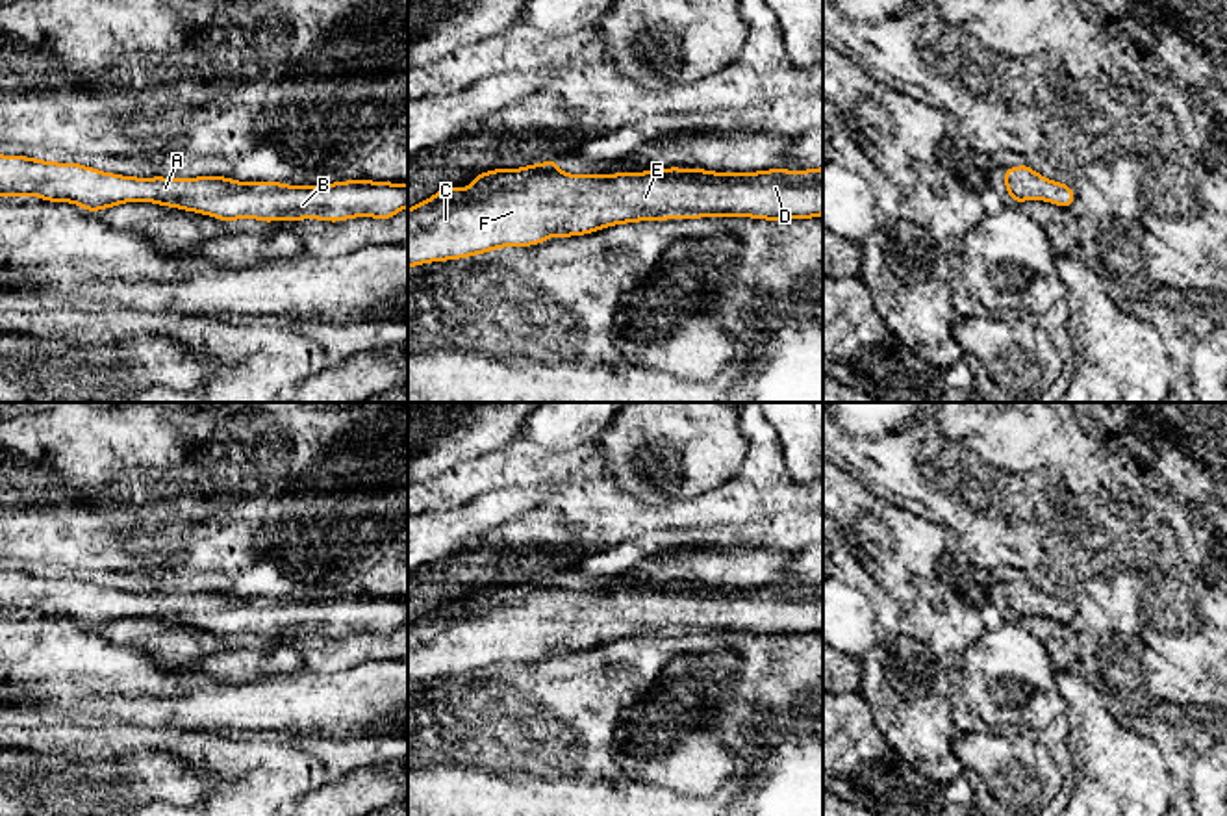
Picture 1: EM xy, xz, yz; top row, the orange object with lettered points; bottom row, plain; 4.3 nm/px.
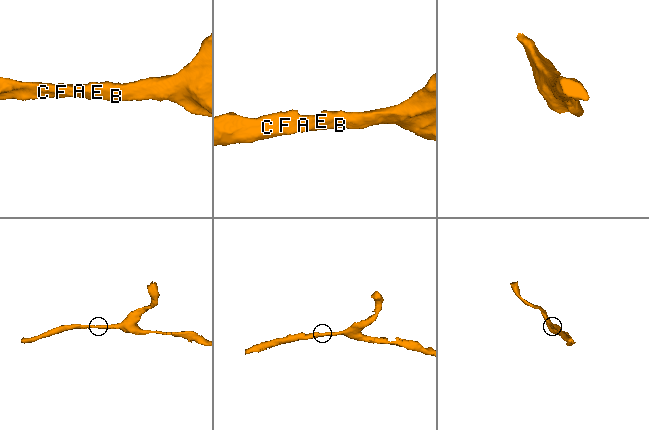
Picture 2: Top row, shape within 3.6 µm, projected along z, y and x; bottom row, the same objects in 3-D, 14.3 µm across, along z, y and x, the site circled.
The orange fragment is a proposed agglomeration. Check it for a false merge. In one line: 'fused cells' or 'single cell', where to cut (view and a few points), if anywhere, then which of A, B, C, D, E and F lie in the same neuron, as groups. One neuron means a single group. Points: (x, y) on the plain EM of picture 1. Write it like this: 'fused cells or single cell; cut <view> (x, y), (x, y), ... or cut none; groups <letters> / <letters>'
single cell; cut none; groups A B C D E F

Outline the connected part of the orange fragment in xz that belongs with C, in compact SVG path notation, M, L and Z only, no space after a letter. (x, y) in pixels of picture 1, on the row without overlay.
M550 575L547 579L534 579L521 584L493 584L484 590L474 590L469 605L465 603L447 603L443 601L434 612L411 621L408 625L408 684L430 679L430 677L447 677L460 675L467 671L484 669L487 666L497 666L502 662L530 662L547 657L550 651L554 653L569 653L569 651L584 651L601 644L608 644L614 640L626 640L638 636L665 636L665 634L699 634L699 632L753 632L765 636L786 636L786 634L812 634L823 631L823 582L808 584L808 586L786 586L786 584L769 584L758 588L714 588L704 584L652 584L645 588L615 588L615 590L567 590L560 586L556 580L560 575Z

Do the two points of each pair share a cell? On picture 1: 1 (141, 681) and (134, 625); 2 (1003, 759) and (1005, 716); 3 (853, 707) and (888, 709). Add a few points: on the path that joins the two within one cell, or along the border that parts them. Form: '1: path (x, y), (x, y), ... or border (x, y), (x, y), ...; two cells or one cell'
1: border (113, 642), (136, 644), (160, 662), (177, 666); two cells
2: border (988, 727), (1027, 733); two cells
3: border (860, 690), (873, 724), (892, 748); two cells

